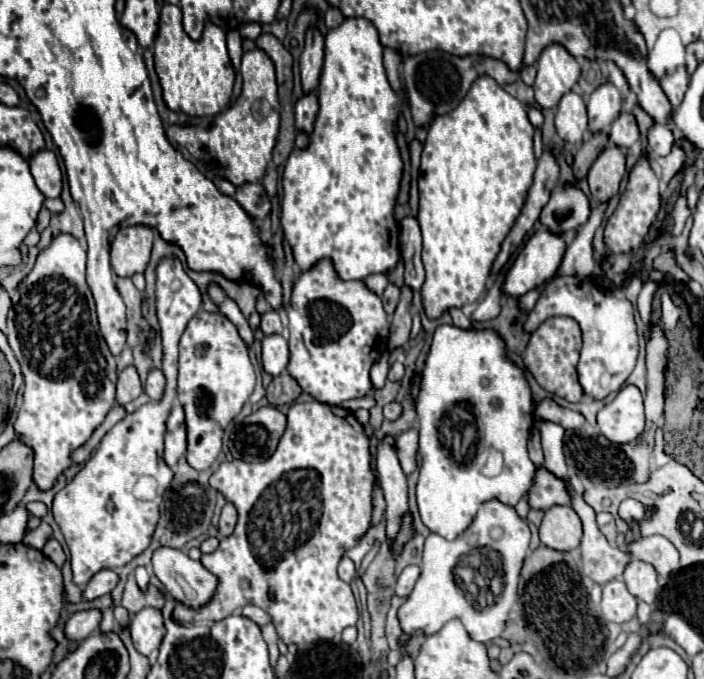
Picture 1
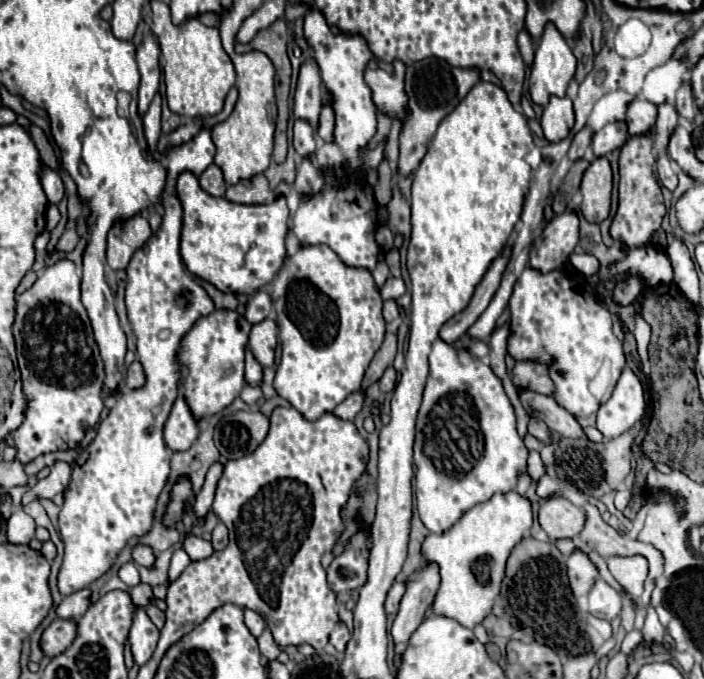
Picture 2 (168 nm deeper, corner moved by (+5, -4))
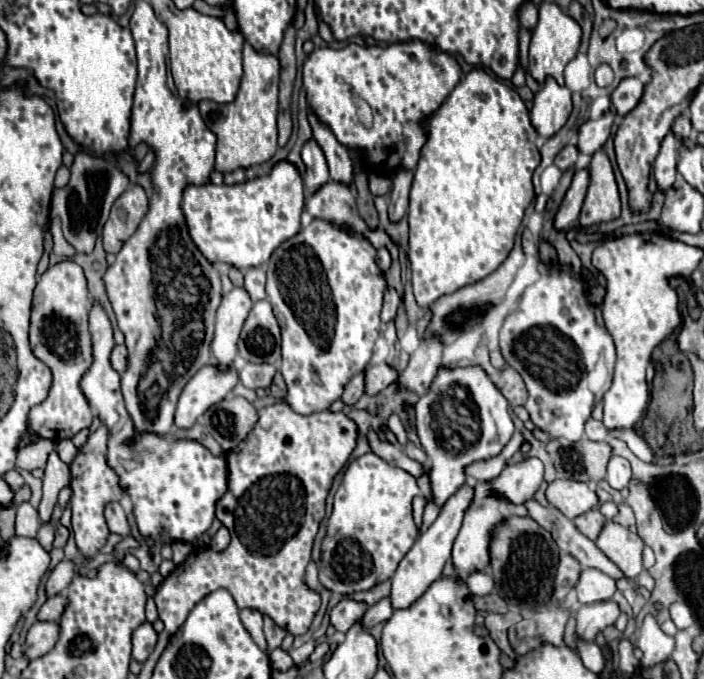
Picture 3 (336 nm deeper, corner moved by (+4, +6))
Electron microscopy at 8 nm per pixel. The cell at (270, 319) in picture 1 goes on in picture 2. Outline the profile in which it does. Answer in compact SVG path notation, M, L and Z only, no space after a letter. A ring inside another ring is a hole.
M260 290L260 292L252 294L248 300L246 320L250 324L260 324L262 320L266 320L270 316L270 310L272 310L272 298L268 296L266 290Z

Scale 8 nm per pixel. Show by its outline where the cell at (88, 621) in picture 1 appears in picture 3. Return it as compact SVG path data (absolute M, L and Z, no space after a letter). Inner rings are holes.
M35 622L25 638L25 646L23 646L25 658L35 660L47 654L55 646L57 638L59 638L59 626L55 622Z

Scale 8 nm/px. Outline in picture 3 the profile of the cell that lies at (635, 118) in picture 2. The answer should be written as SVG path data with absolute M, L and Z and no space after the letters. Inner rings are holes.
M623 78L611 94L611 106L619 116L629 114L643 94L643 82L637 78Z

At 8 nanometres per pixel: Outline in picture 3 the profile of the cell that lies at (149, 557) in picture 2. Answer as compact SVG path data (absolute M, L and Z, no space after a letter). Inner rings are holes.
M109 502L105 506L105 520L107 520L107 526L109 526L111 532L121 534L121 536L129 534L129 524L127 524L125 512L123 512L119 502Z

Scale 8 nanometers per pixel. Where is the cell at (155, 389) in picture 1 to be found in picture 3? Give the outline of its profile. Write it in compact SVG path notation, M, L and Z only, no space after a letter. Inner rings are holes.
M117 344L113 350L111 350L111 366L117 370L117 372L123 372L127 368L127 348L123 344Z

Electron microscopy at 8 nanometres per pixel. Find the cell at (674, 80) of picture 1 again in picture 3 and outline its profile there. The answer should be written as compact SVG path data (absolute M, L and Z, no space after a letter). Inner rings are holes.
M667 134L663 144L661 144L661 152L655 160L653 166L653 174L655 174L655 182L659 186L661 192L667 192L673 182L675 182L675 172L677 172L677 140L673 134Z

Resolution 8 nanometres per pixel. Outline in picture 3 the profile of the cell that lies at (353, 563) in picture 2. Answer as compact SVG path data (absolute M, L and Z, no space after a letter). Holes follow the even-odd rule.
M367 452L353 462L347 464L343 482L335 492L333 500L333 512L327 522L327 534L321 544L321 560L319 560L319 582L333 594L355 594L363 590L371 590L379 582L385 582L393 576L397 564L401 558L409 552L417 538L417 526L413 522L413 508L411 502L419 494L417 480L393 466L387 464L383 458L379 458L375 452Z

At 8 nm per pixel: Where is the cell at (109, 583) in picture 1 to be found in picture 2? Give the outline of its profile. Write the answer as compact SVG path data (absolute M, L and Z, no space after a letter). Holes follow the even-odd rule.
M82 588L82 590L66 596L58 606L58 616L78 620L82 616L82 612L86 612L86 608L90 608L90 594L92 594L90 588Z

